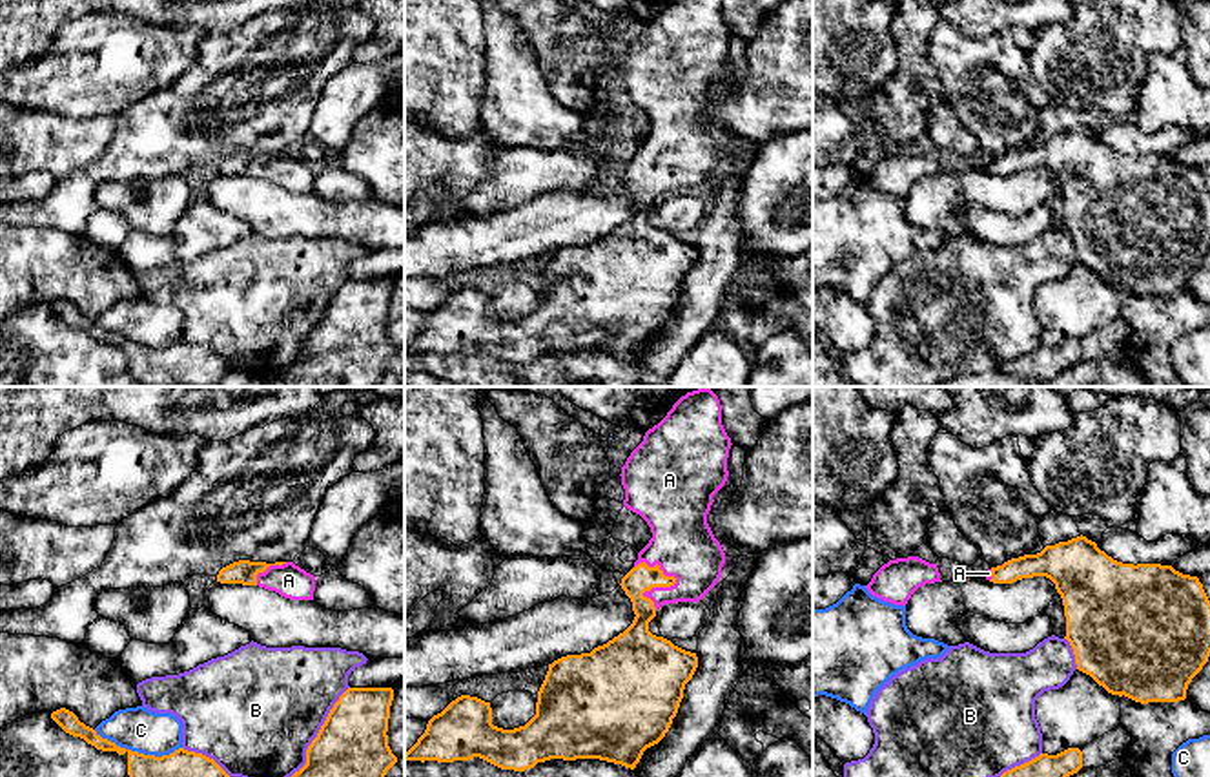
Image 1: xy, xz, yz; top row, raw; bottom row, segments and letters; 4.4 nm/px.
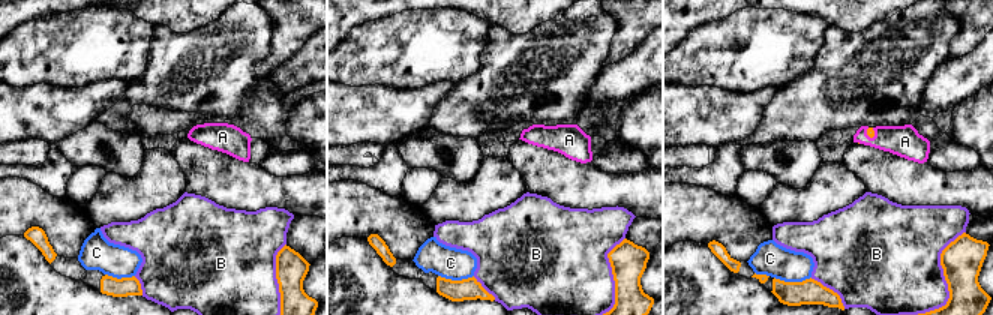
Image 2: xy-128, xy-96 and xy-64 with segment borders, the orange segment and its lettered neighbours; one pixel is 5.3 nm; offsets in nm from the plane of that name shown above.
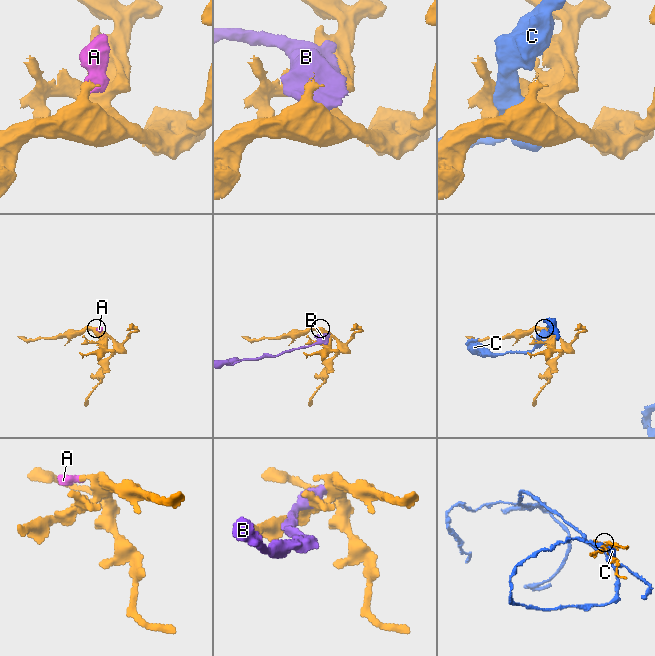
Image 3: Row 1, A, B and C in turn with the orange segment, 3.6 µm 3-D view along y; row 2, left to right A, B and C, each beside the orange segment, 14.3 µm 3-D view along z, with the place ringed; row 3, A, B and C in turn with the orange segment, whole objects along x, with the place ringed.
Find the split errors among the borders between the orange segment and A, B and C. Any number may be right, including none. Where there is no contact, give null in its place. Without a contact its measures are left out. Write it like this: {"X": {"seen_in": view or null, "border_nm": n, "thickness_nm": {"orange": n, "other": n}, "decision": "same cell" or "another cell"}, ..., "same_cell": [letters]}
{"A": {"seen_in": "xz", "border_nm": 240, "thickness_nm": {"orange": 120, "other": 280}, "decision": "same cell"}, "B": {"seen_in": "xy", "border_nm": 600, "thickness_nm": {"orange": 360, "other": 500}, "decision": "another cell"}, "C": {"seen_in": "xy", "border_nm": 400, "thickness_nm": {"orange": 190, "other": 190}, "decision": "another cell"}, "same_cell": ["A"]}

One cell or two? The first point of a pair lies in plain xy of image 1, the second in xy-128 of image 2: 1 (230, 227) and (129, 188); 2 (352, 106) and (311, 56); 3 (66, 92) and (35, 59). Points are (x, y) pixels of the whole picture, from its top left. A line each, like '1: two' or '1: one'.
1: one
2: one
3: one

